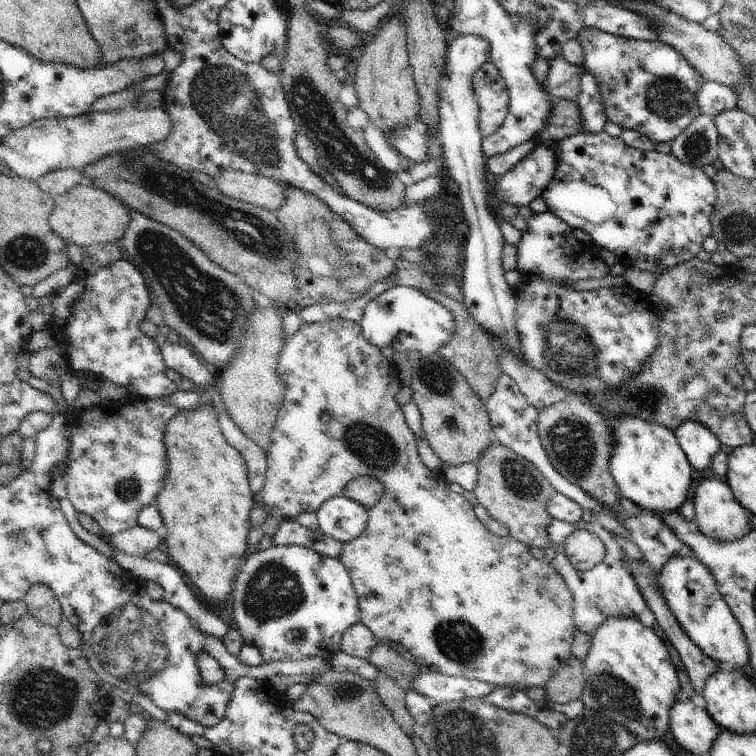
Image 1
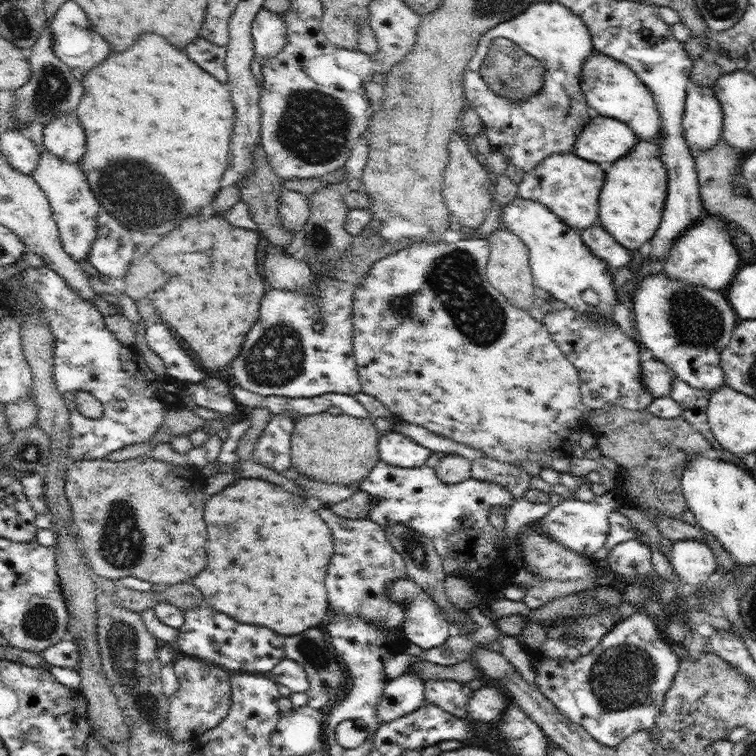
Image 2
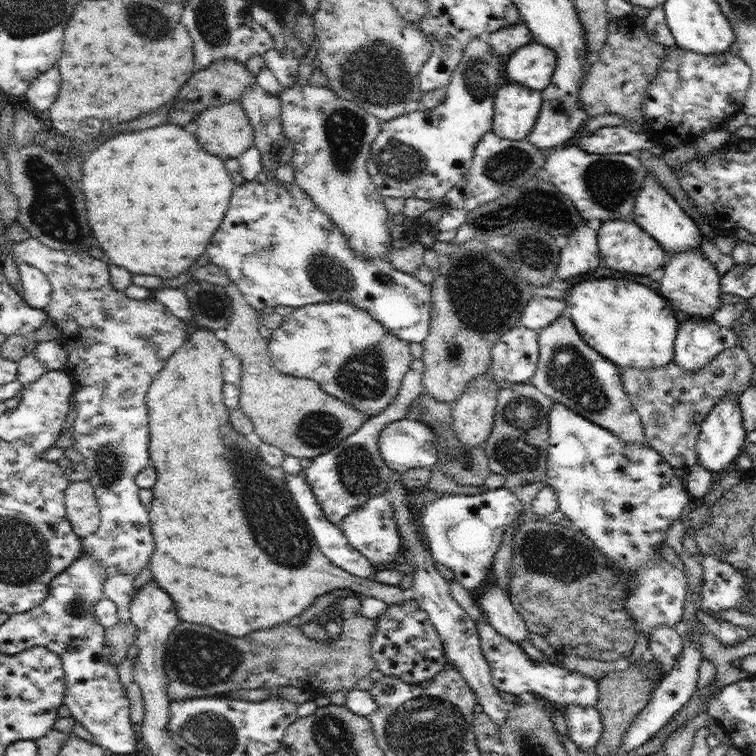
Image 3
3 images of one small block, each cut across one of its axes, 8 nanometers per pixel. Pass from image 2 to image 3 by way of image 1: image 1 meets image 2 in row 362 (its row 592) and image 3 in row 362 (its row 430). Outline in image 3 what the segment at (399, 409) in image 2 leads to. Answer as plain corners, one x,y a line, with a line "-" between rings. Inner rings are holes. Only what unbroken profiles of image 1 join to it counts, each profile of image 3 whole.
350,301
319,302
315,305
306,305
299,309
294,309
289,315
283,316
281,326
271,330
270,338
267,341
271,362
276,367
276,370
288,375
300,376
300,378
312,378
312,380
315,380
320,385
320,388
325,390
329,395
338,396
337,399
342,399
345,403
355,406
358,410
365,412
371,417
379,415
398,394
404,375
408,372
410,363
412,363
413,356
408,344
408,341
392,334
380,321
372,318
372,315
366,309
360,308
358,305
353,305

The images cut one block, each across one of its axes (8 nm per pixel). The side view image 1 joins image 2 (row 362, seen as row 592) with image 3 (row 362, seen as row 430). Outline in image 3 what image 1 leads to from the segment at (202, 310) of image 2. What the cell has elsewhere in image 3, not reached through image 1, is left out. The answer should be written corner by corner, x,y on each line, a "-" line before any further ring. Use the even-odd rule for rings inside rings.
203,329
192,332
188,335
186,342
166,361
166,364
156,375
147,392
149,457
151,464
154,465
158,474
156,486
151,488
154,490
154,500
148,508
150,512
149,517
152,520
151,533
154,534
154,540
156,540
156,550
150,556
150,570
154,574
154,580
172,596
174,608
176,608
178,616
182,620
186,620
186,622
208,624
210,628
214,628
218,632
226,632
230,636
246,636
248,632
254,632
254,630
260,630
260,628
272,628
276,624
289,624
298,618
303,610
314,604
316,598
330,593
330,591
335,589
351,589
354,593
360,594
362,598
378,598
378,600
382,600
387,606
392,604
402,605
402,601
407,598
407,593
400,586
370,582
370,580
364,580
364,578
348,574
342,568
338,568
338,566
332,564
318,550
319,546
316,546
316,540
314,540
314,536
312,536
312,532
310,532
310,528
306,524
303,513
300,512
300,509
293,501
290,491
286,490
286,484
284,484
286,473
282,470
282,467
270,466
261,457
257,447
252,446
242,434
238,434
232,428
230,416
228,416
228,408
224,406
224,400
222,400
224,377
221,372
221,364
227,349
222,336
212,330

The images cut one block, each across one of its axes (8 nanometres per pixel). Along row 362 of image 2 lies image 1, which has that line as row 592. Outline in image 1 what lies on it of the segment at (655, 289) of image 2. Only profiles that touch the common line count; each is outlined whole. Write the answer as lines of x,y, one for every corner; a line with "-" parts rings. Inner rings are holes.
672,556
656,576
674,620
706,656
716,660
721,667
748,669
750,652
744,632
732,610
724,602
710,568
693,556

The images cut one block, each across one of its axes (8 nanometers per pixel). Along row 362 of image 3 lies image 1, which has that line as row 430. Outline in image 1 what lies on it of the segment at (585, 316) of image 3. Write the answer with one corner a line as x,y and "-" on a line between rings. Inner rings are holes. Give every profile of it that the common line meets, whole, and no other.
626,414
607,418
614,442
614,454
608,462
608,468
621,496
638,504
643,512
654,515
672,510
677,512
688,498
688,488
692,484
692,465
674,432
662,424
646,422

